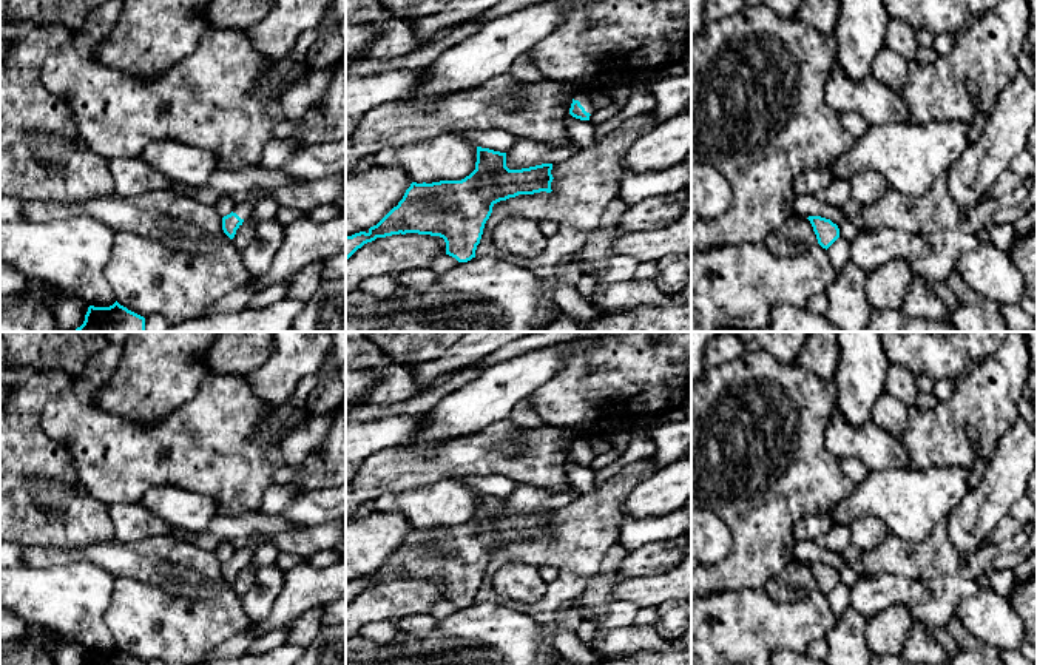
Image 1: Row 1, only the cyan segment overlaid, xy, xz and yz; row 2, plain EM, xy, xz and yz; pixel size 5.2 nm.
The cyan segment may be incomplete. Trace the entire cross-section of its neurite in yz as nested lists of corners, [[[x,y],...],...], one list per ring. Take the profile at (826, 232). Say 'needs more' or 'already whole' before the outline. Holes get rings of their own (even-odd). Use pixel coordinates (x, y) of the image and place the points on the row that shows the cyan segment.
already whole; [[[809,216],[807,219],[810,221],[818,244],[823,248],[827,250],[839,238],[839,228],[830,219],[821,216]]]

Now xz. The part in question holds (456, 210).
already whole; [[[477,147],[475,170],[461,181],[440,181],[432,184],[412,182],[403,199],[394,207],[377,225],[369,231],[360,231],[346,236],[346,259],[349,259],[364,244],[377,238],[392,235],[431,235],[440,236],[446,242],[446,255],[458,262],[468,262],[475,258],[486,221],[492,213],[492,207],[518,194],[534,194],[540,191],[551,193],[552,164],[542,164],[522,170],[509,170],[506,167],[506,153]]]

